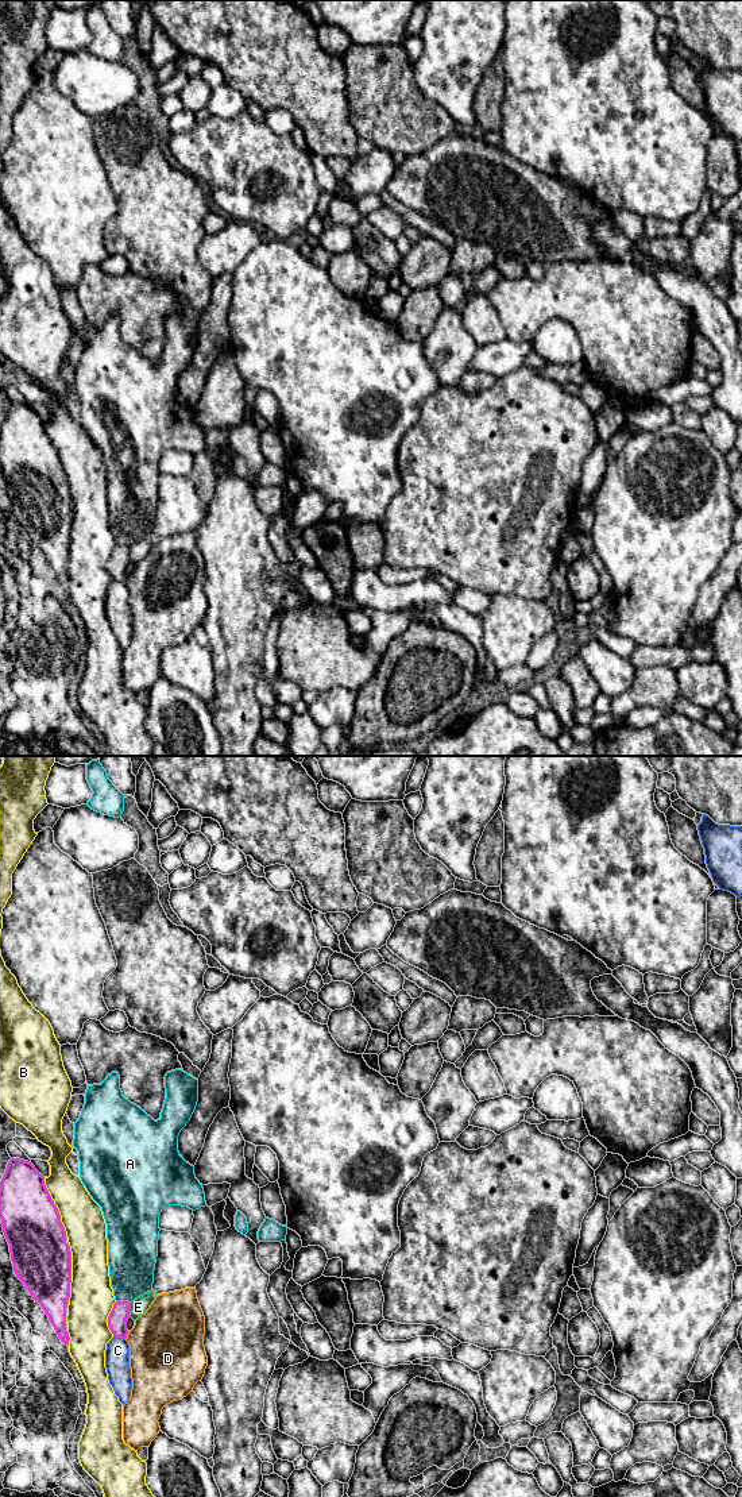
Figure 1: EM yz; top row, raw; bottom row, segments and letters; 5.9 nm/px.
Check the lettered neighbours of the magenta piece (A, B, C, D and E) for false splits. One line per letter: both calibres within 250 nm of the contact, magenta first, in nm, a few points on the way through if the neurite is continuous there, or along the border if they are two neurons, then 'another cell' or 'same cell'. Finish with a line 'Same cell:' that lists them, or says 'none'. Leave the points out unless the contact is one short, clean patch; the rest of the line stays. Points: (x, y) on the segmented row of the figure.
A: calibres 120 and 280 nm; another cell
B: calibres 360 and 240 nm; another cell
C: calibres 120 and 140 nm; another cell
D: calibres 120 and 440 nm; another cell
E: calibres 120 and 100 nm; border yz (128, 1303), (128, 1314), (131, 1316); another cell
Same cell: none

